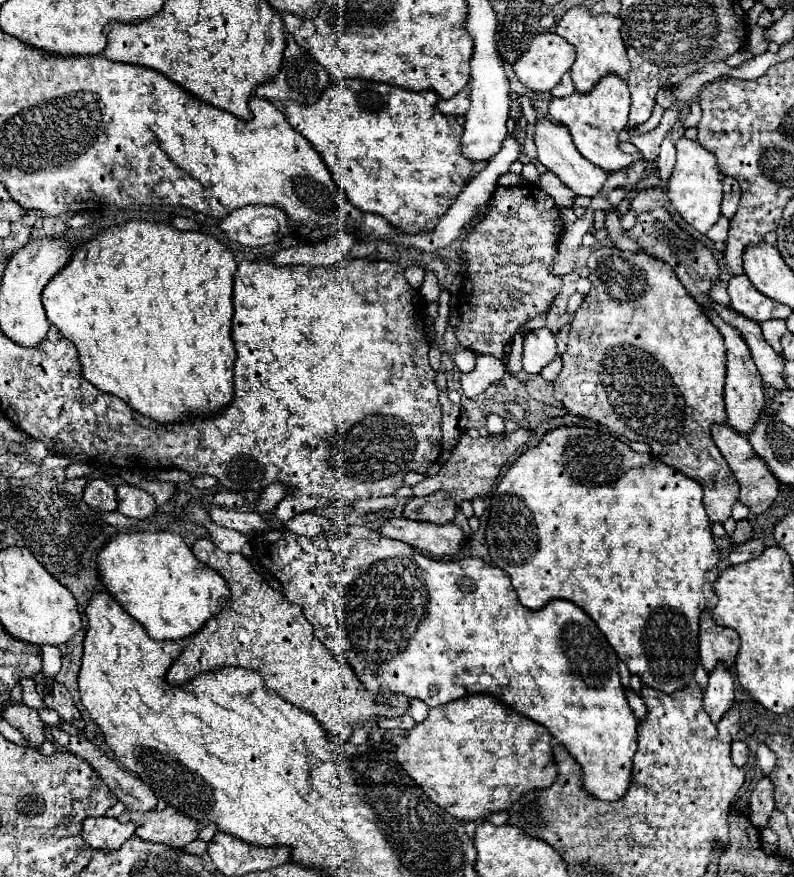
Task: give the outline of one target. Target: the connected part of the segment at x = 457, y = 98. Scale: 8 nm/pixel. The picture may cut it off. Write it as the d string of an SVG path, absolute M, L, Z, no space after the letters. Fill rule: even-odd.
M460 91L456 93L452 99L440 99L438 101L438 109L444 113L444 115L466 115L468 113L468 107L470 107L470 99L468 99L468 93L466 91Z

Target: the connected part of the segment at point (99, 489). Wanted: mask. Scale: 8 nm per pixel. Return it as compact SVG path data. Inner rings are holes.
M92 479L84 489L84 503L96 511L116 511L116 487L106 479Z

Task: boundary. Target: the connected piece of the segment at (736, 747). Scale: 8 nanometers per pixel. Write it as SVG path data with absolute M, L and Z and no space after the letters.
M734 741L732 743L732 761L736 767L742 767L748 761L748 747L744 741Z

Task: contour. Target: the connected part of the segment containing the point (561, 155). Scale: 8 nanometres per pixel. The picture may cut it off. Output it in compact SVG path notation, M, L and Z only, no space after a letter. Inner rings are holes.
M538 119L536 123L536 133L534 133L534 143L536 143L536 151L538 151L538 161L550 169L552 173L556 173L572 191L576 191L576 195L586 195L586 197L594 197L600 187L604 185L604 173L600 171L600 167L588 163L588 159L584 159L580 155L580 151L576 151L570 131L566 127L560 127L548 119Z

